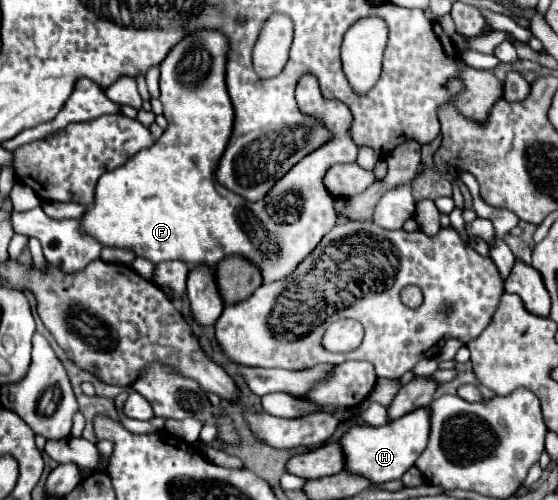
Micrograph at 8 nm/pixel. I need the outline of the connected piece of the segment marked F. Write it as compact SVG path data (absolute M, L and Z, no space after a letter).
M208 29L186 37L168 53L166 61L162 61L160 65L160 101L164 105L168 129L154 143L154 147L136 153L122 167L100 177L96 185L94 205L82 217L82 225L86 225L86 229L90 229L90 233L94 233L94 237L98 237L104 247L126 247L136 251L138 257L146 257L154 263L180 259L190 267L214 267L218 261L222 261L222 257L242 253L242 257L250 257L250 261L254 261L254 265L262 269L264 283L270 283L292 273L294 267L336 225L338 215L334 213L334 197L330 195L360 195L362 189L368 189L374 183L374 173L354 163L358 157L358 147L348 135L350 111L340 101L326 101L320 93L318 81L314 79L314 75L308 73L302 75L302 79L298 81L296 101L306 115L320 117L324 125L334 133L334 137L314 153L306 155L298 165L294 165L284 175L282 183L274 183L274 189L266 195L266 199L250 203L222 187L216 181L214 173L234 125L234 109L224 81L226 47L226 37Z

